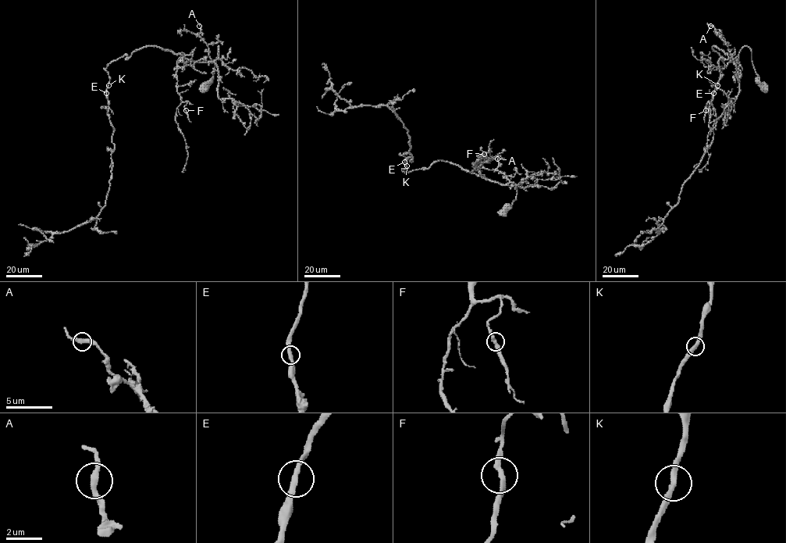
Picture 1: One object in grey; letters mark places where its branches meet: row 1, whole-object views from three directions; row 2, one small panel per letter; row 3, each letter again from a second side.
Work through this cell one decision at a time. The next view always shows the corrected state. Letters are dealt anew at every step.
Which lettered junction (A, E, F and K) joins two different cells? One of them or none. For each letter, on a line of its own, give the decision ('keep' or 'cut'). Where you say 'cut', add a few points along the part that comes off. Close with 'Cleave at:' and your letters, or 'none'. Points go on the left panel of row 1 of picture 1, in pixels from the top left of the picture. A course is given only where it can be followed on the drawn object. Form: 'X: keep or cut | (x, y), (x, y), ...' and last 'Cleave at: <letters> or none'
A: keep
E: keep
F: keep
K: keep
Cleave at: none

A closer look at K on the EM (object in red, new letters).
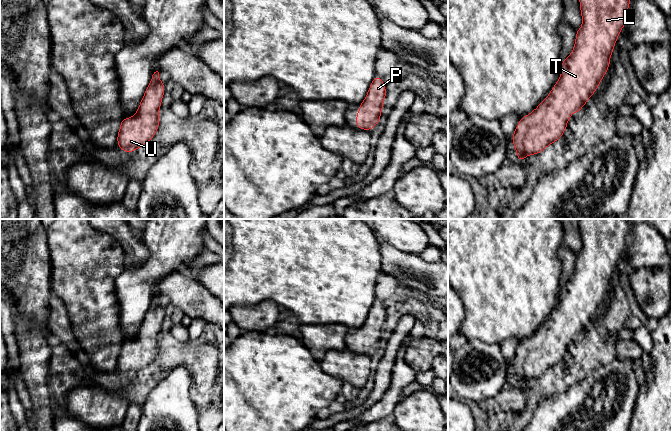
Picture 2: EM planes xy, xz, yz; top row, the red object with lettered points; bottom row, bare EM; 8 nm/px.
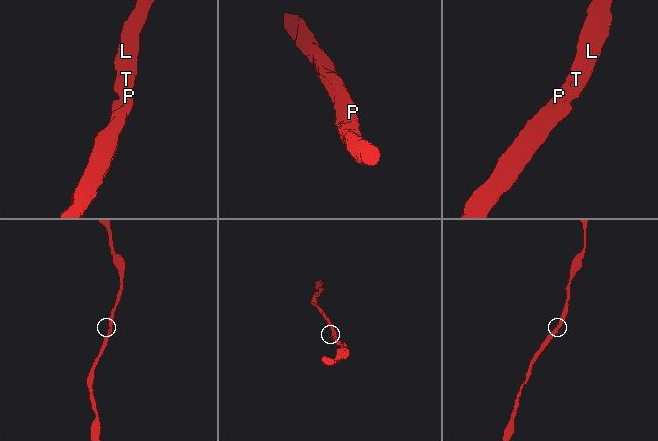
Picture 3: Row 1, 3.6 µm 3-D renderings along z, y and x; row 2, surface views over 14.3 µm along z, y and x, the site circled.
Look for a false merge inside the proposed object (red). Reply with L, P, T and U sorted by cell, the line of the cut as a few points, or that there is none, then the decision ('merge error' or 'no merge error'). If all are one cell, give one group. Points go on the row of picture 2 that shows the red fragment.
groups L P T U; cut none; no merge error

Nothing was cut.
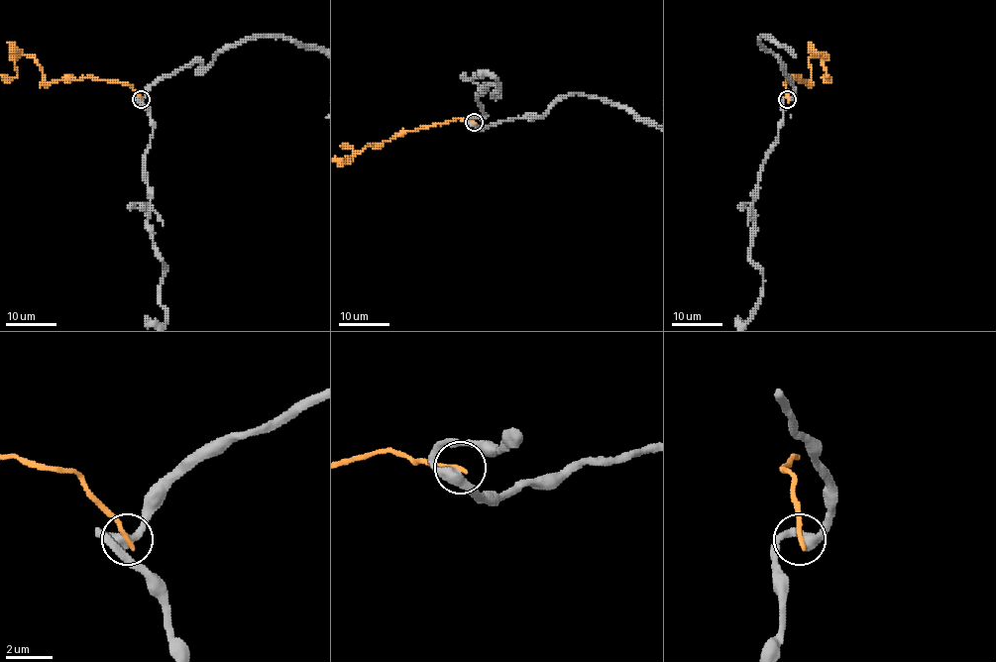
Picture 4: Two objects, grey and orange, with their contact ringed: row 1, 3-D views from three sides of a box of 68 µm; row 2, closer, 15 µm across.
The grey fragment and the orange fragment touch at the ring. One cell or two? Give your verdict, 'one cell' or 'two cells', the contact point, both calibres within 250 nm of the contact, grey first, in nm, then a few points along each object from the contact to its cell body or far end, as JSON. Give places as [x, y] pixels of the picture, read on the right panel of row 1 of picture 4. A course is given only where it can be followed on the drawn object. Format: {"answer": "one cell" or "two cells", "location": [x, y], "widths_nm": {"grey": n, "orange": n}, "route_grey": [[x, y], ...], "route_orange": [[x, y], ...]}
{"answer": "two cells", "location": [787, 99], "widths_nm": {"grey": 440, "orange": 240}, "route_orange": [[788, 99], [784, 84], [791, 78], [809, 84], [810, 56], [823, 56], [828, 76], [824, 75]]}

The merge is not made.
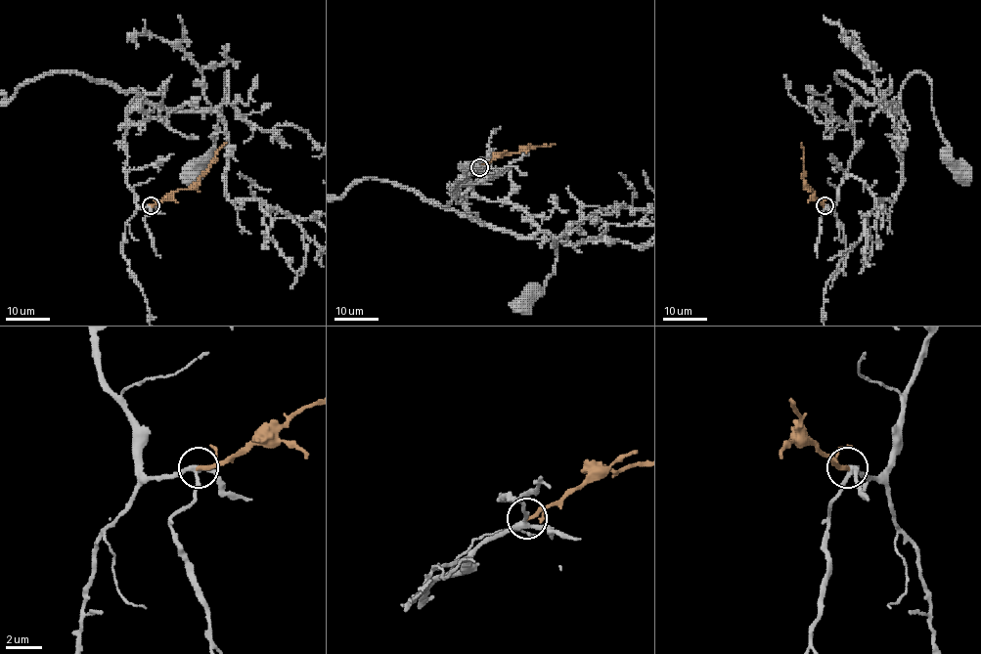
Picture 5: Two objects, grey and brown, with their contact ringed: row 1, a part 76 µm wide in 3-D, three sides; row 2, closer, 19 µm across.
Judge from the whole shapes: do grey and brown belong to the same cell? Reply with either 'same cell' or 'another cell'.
same cell

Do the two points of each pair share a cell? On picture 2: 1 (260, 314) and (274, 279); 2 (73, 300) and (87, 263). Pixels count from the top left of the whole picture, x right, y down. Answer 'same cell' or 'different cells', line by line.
1: different cells
2: same cell

